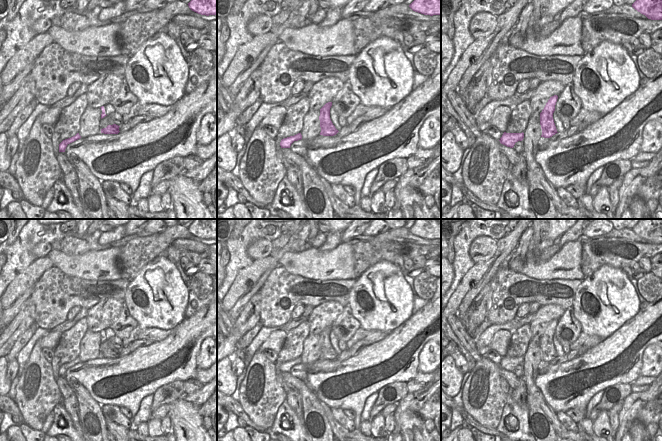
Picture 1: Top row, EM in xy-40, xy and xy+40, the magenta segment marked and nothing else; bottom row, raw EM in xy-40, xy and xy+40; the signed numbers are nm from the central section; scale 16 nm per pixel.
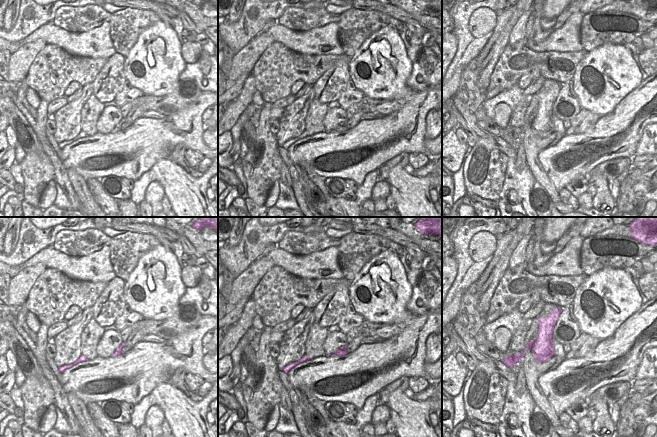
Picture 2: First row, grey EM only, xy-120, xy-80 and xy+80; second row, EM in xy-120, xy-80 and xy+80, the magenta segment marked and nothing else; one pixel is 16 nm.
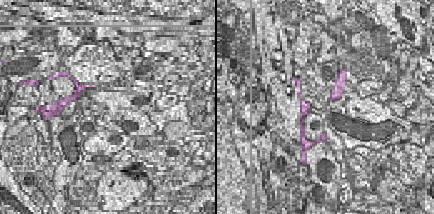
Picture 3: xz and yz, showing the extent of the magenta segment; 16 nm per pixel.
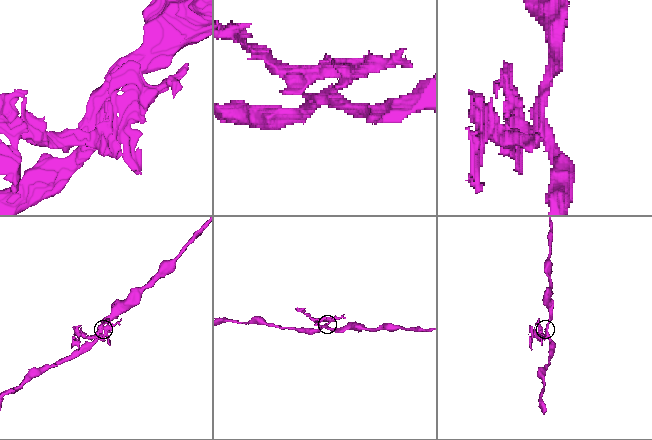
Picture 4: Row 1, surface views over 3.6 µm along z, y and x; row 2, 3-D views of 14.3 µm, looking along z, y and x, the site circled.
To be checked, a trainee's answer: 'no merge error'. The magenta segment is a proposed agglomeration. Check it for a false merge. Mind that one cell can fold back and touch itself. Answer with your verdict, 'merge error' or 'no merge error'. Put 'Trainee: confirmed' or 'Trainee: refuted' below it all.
merge error
Trainee: refuted

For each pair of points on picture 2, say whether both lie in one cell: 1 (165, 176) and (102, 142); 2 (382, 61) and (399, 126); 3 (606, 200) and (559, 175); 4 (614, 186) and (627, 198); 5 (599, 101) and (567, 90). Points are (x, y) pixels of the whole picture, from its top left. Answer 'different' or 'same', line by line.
1: different
2: different
3: different
4: different
5: different

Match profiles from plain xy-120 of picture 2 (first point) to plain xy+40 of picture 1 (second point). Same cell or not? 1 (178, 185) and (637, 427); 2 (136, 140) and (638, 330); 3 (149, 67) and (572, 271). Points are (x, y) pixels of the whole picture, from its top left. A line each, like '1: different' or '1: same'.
1: same
2: same
3: different

